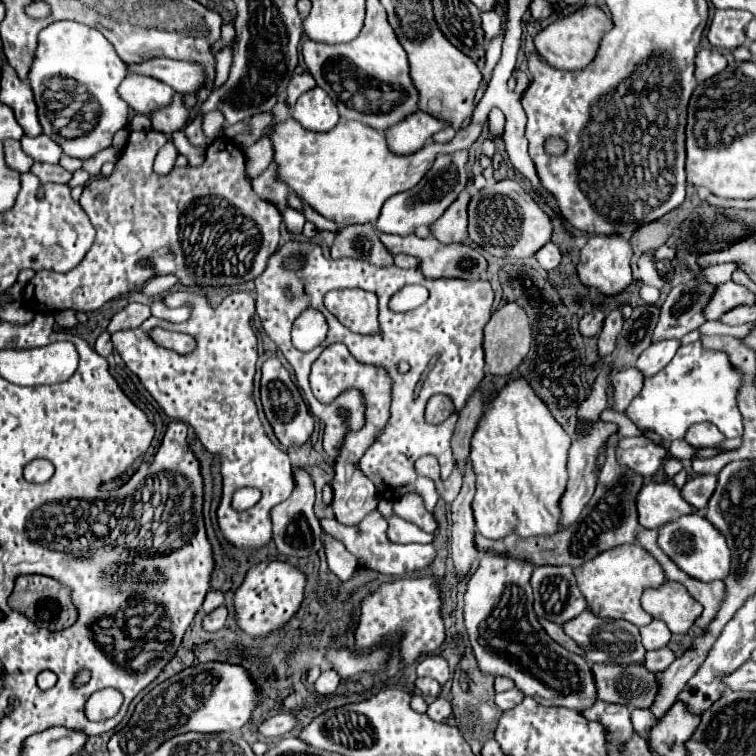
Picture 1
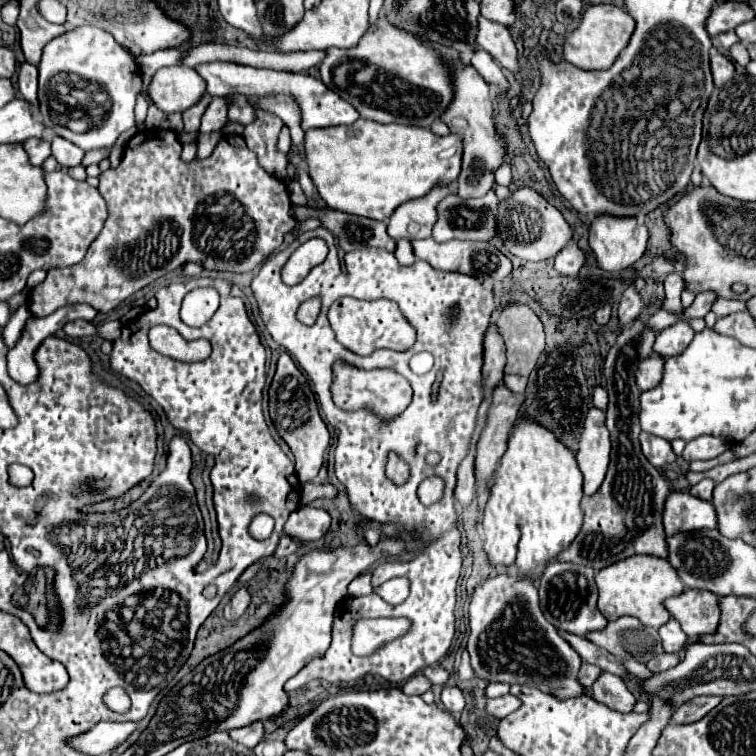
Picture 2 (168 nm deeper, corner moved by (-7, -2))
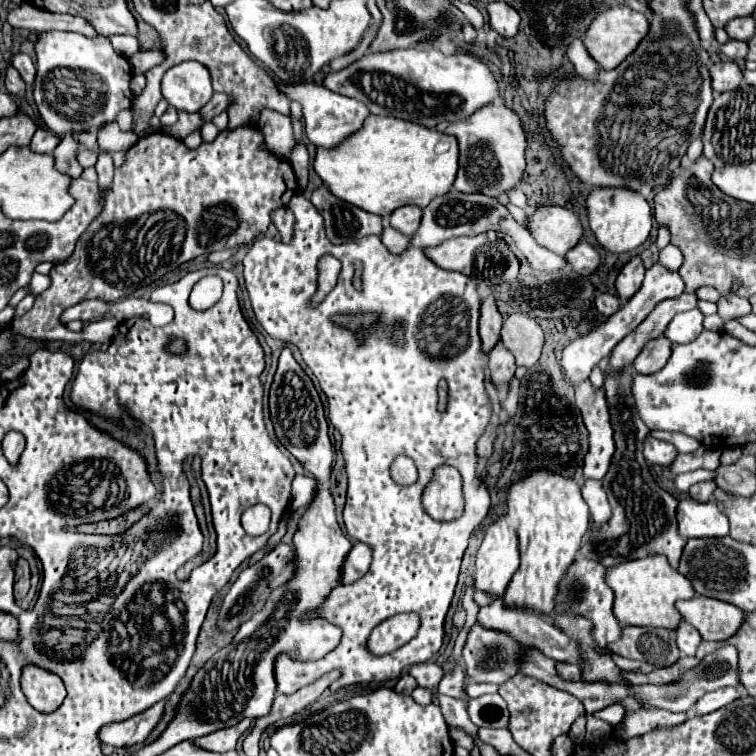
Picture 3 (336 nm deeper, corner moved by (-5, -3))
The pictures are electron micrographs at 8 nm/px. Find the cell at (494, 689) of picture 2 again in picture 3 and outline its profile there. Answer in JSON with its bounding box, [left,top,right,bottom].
[466,681,498,697]

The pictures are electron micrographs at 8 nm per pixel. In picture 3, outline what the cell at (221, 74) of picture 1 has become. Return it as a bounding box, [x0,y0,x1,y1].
[258,109,296,159]

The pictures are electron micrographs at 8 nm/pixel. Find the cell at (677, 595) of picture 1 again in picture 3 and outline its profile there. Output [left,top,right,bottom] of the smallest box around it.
[676,597,744,641]

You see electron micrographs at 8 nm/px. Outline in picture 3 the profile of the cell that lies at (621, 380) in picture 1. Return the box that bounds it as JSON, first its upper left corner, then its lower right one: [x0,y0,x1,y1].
[634,337,672,375]

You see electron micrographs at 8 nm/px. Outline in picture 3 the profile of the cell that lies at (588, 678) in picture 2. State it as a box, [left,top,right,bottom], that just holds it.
[556,663,580,681]

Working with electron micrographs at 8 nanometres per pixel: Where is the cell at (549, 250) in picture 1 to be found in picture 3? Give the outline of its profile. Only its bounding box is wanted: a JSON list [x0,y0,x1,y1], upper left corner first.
[564,239,600,275]

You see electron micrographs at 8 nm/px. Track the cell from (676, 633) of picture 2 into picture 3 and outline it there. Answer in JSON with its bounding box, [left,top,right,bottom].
[676,621,700,655]

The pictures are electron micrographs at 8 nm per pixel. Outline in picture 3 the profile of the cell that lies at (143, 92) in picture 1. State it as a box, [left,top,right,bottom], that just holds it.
[162,61,212,111]

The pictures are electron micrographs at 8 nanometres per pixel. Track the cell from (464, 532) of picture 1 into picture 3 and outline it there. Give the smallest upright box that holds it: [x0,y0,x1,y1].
[488,343,516,389]

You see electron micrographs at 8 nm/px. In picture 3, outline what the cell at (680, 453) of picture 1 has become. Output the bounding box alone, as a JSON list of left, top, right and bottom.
[652,431,700,453]

